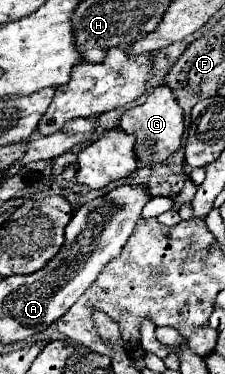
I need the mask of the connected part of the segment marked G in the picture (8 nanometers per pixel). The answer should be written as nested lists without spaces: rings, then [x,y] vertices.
[[[158,86],[146,98],[144,104],[138,104],[132,110],[126,110],[122,114],[120,128],[124,132],[136,136],[134,152],[136,152],[136,158],[142,162],[142,166],[162,164],[180,148],[182,134],[184,134],[184,112],[178,106],[178,102],[174,100],[170,88],[168,86]]]

